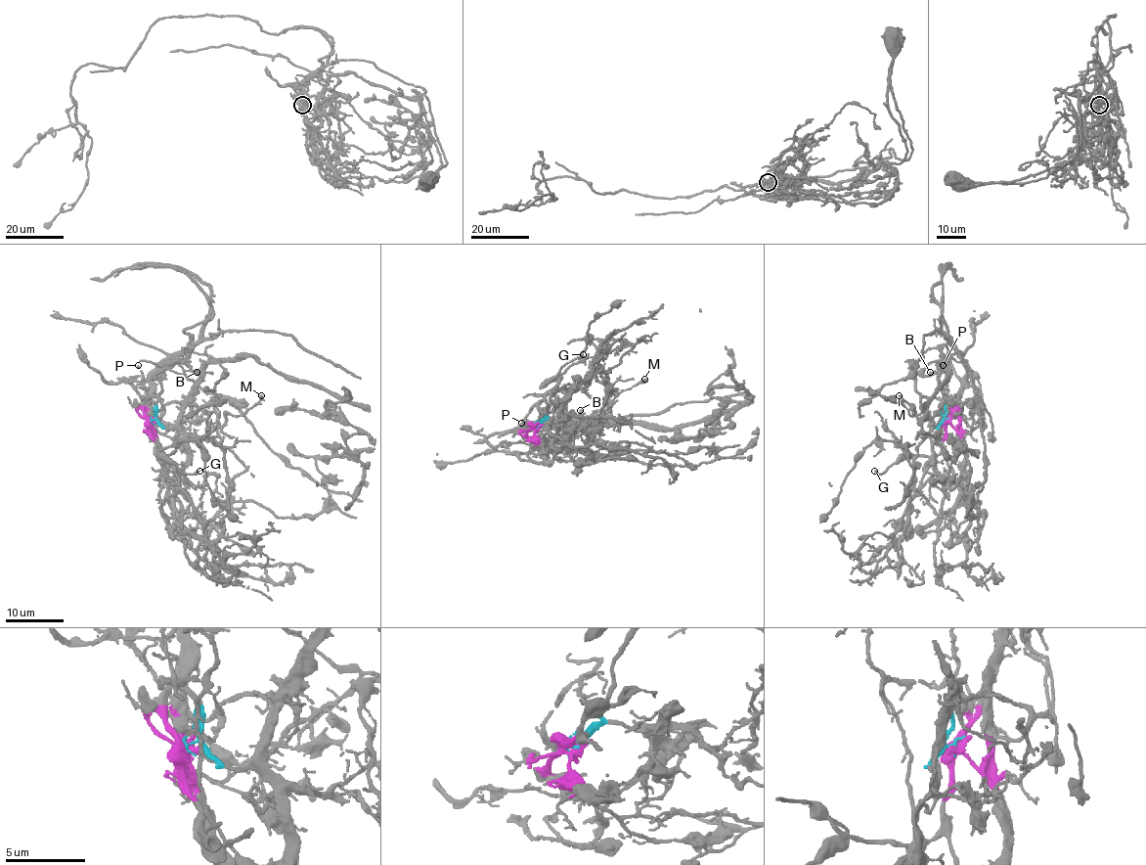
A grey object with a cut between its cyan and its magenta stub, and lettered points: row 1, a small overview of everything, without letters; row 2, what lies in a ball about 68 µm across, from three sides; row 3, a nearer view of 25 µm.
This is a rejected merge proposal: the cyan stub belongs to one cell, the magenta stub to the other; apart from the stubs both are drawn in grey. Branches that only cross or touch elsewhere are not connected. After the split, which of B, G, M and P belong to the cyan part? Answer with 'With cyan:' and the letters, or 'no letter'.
With cyan: B, M, P

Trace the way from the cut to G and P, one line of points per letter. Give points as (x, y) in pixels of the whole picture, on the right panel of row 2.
G: (947, 421), (943, 450), (938, 454), (913, 456), (901, 447), (907, 451), (884, 472), (874, 471)
P: (947, 423), (943, 420), (947, 367), (943, 366)

